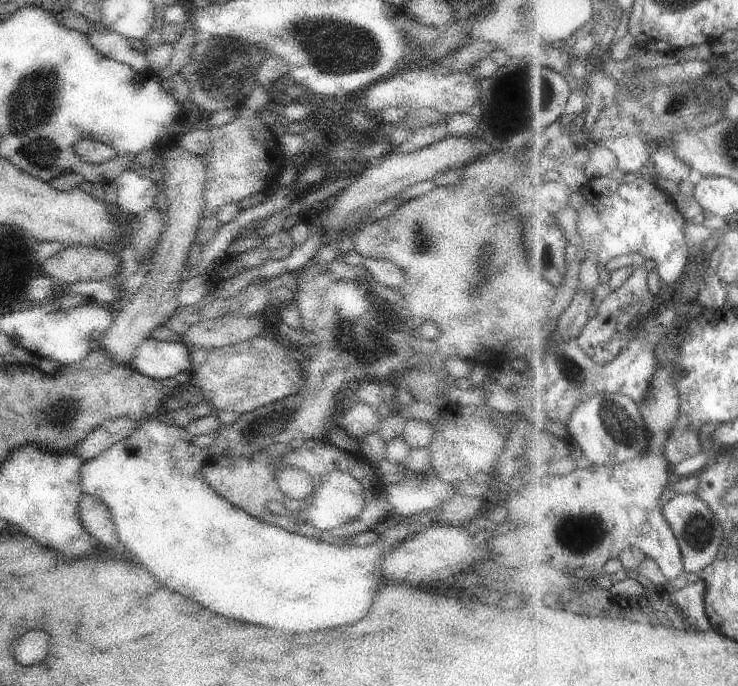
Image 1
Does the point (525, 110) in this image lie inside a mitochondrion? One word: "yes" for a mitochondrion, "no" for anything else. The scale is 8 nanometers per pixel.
yes

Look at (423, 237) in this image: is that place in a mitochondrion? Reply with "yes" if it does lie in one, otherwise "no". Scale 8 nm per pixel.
yes

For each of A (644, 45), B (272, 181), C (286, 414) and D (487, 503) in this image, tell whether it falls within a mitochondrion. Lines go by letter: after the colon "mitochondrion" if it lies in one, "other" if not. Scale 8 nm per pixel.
A: other
B: other
C: mitochondrion
D: other

